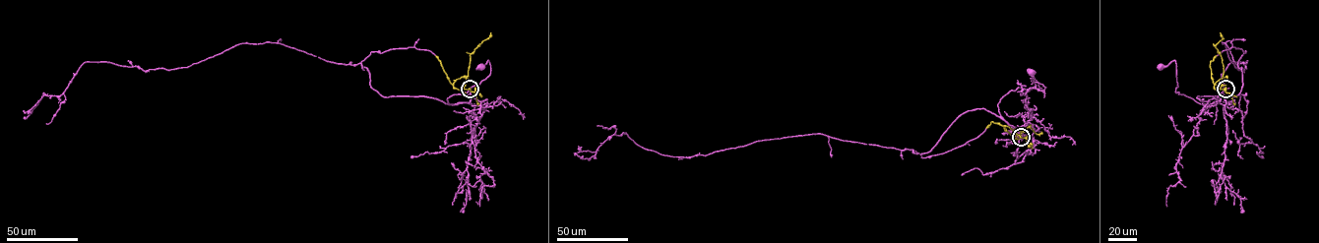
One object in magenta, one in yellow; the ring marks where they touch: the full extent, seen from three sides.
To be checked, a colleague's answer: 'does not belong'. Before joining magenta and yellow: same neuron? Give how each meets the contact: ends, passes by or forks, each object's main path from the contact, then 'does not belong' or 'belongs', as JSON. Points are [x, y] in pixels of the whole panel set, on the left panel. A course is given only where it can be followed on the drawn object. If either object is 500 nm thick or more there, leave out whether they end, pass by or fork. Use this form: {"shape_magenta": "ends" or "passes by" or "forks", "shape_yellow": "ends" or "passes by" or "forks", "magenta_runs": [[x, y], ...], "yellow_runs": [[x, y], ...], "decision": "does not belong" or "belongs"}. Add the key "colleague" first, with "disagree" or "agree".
{"colleague": "disagree", "shape_magenta": "passes by", "shape_yellow": "forks", "magenta_runs": [[471, 90], [469, 102], [449, 104], [449, 97], [467, 92], [490, 74], [488, 60], [480, 67]], "yellow_runs": [[470, 90], [464, 88], [470, 55], [491, 32]], "decision": "belongs"}

